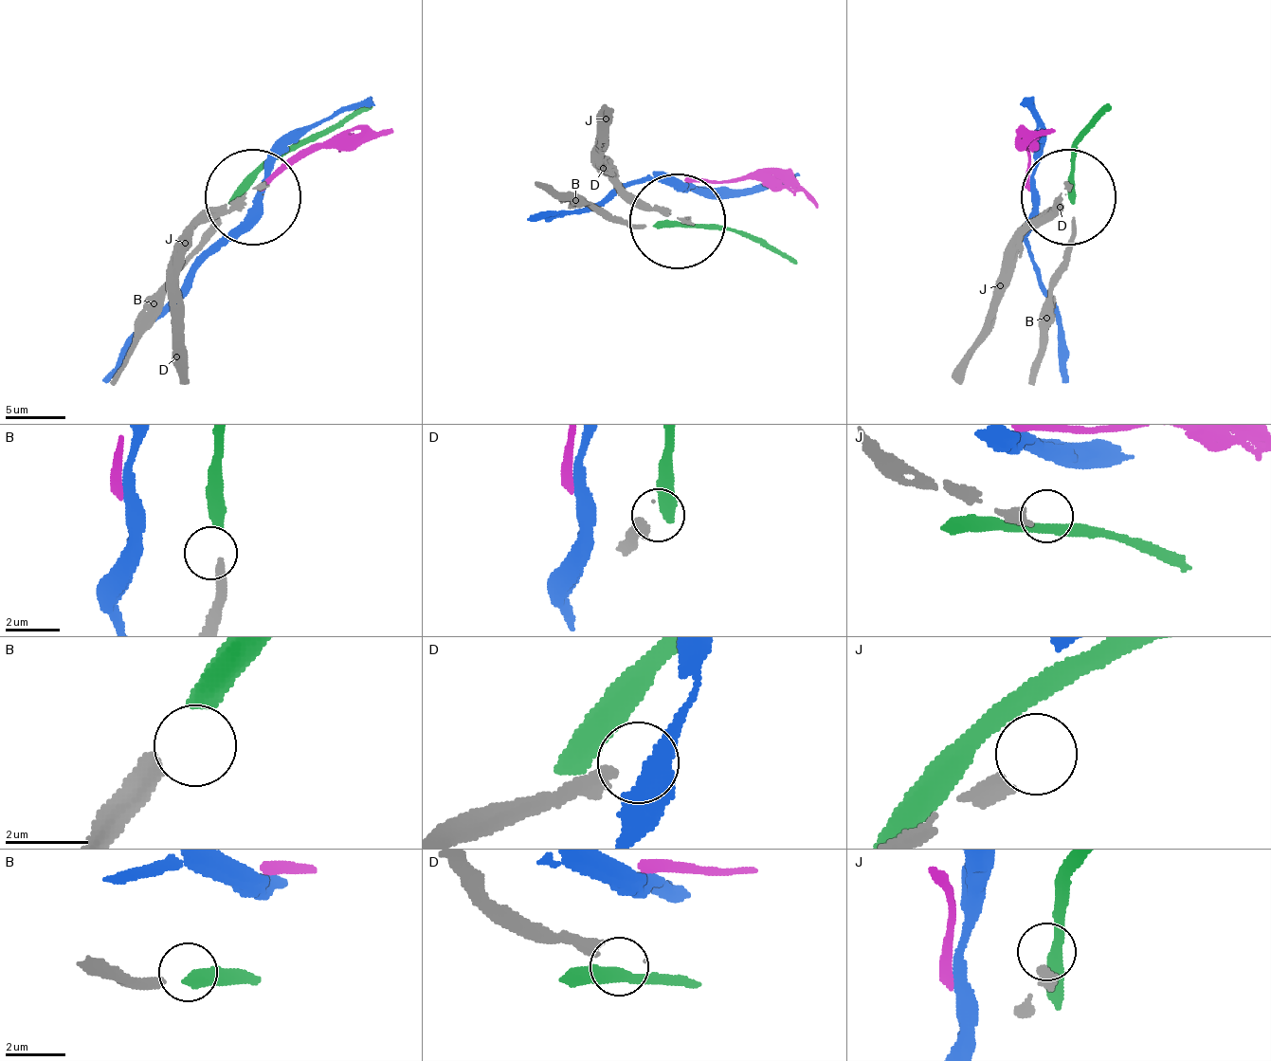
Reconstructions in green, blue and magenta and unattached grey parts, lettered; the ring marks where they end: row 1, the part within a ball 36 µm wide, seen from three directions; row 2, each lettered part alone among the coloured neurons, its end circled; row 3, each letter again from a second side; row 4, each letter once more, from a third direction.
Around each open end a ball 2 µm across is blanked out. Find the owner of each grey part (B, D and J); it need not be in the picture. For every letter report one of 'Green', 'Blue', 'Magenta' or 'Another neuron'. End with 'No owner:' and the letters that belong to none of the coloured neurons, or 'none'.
B: Green
D: Another neuron
J: Another neuron
No owner: D, J

